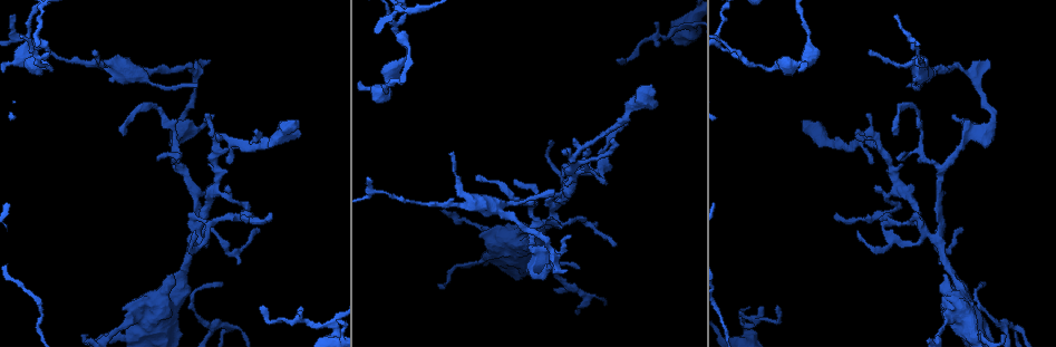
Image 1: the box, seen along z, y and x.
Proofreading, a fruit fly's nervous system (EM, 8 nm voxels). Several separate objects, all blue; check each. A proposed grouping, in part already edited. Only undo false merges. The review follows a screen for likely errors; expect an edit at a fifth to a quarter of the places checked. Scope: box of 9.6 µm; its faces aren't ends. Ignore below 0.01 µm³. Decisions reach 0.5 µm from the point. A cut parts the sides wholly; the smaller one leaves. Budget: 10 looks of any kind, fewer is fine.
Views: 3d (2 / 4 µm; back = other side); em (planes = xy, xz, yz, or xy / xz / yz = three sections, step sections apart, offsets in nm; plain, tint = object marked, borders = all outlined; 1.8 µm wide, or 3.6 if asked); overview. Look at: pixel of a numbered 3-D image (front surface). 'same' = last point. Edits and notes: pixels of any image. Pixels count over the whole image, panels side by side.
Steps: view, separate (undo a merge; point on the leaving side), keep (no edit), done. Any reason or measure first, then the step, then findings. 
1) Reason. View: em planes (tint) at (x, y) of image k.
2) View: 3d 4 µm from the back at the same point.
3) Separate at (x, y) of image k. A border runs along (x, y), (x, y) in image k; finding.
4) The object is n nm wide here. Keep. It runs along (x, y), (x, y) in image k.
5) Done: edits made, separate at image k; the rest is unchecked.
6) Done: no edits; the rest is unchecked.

Abrupt turn. View: 3d 4 µm from the back at (971, 77) of image 1.

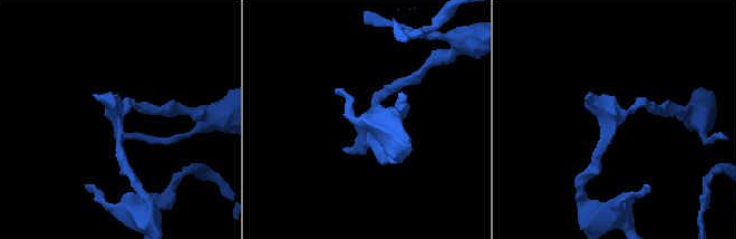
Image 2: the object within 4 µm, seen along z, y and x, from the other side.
Now the EM. View: em planes (plain) at (616, 121) of image 2.

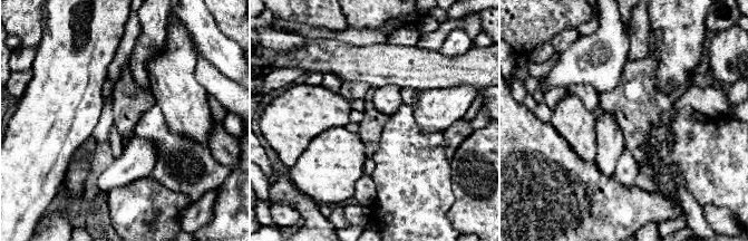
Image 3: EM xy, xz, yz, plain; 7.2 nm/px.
View: em planes (tint) at the same point.

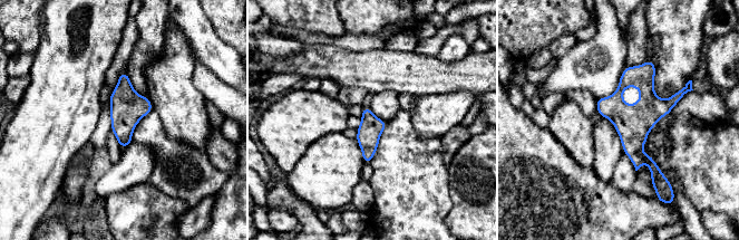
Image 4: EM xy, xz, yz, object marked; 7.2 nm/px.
Keep. Continuous, no second neuron.

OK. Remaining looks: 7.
Three-way junction. View: 3d 2 µm at (140, 75) of image 1.

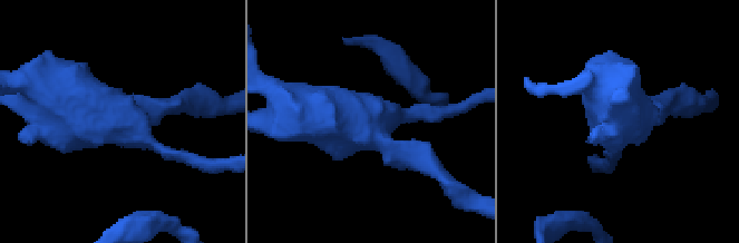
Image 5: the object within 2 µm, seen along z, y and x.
3 arms meet here; now the EM. View: em yz step 8 (tint) at (378, 137) of image 5.

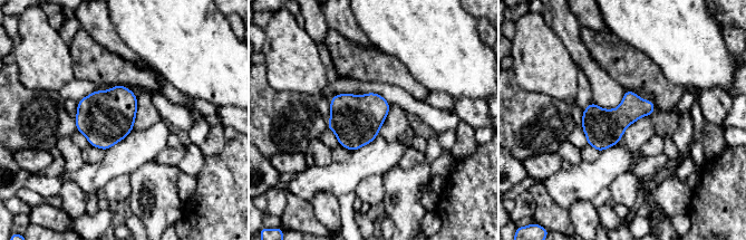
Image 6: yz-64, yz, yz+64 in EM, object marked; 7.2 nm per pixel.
View: em planes (tint) at the same point.

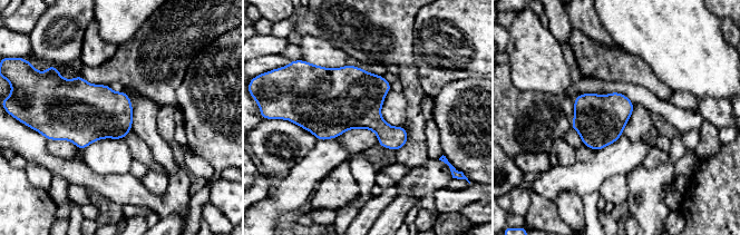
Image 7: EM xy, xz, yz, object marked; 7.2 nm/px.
The object is 360 nm wide here. Keep. One neuron here.

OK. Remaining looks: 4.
Looks like a crossing. View: em planes (tint) at (939, 236) of image 1.

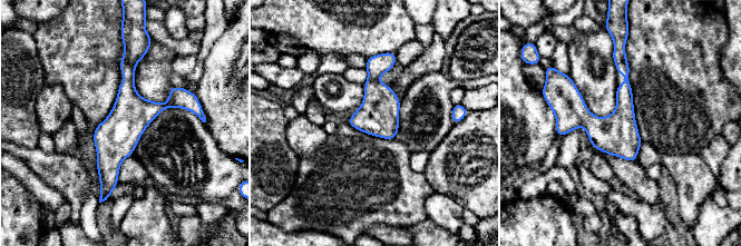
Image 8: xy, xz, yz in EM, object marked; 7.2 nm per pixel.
Keep. One neuron here.

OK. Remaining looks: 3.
Touches itself. View: 3d 4 µm at (597, 174) of image 1.

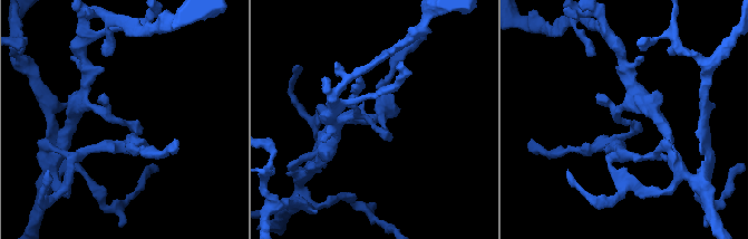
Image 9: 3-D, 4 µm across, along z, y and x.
Need the tissue. View: em planes (tint) at (125, 120) of image 9.

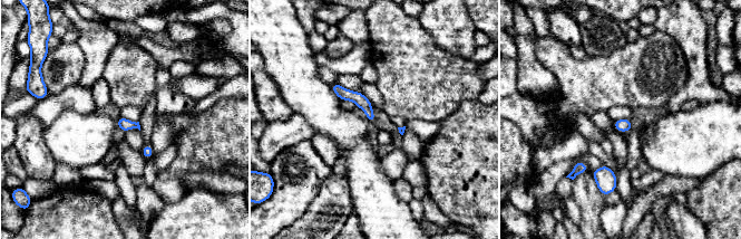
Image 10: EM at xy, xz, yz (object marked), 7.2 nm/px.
Keep. One neuron here.

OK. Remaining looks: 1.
Done: no edits; the rest is unchecked.

